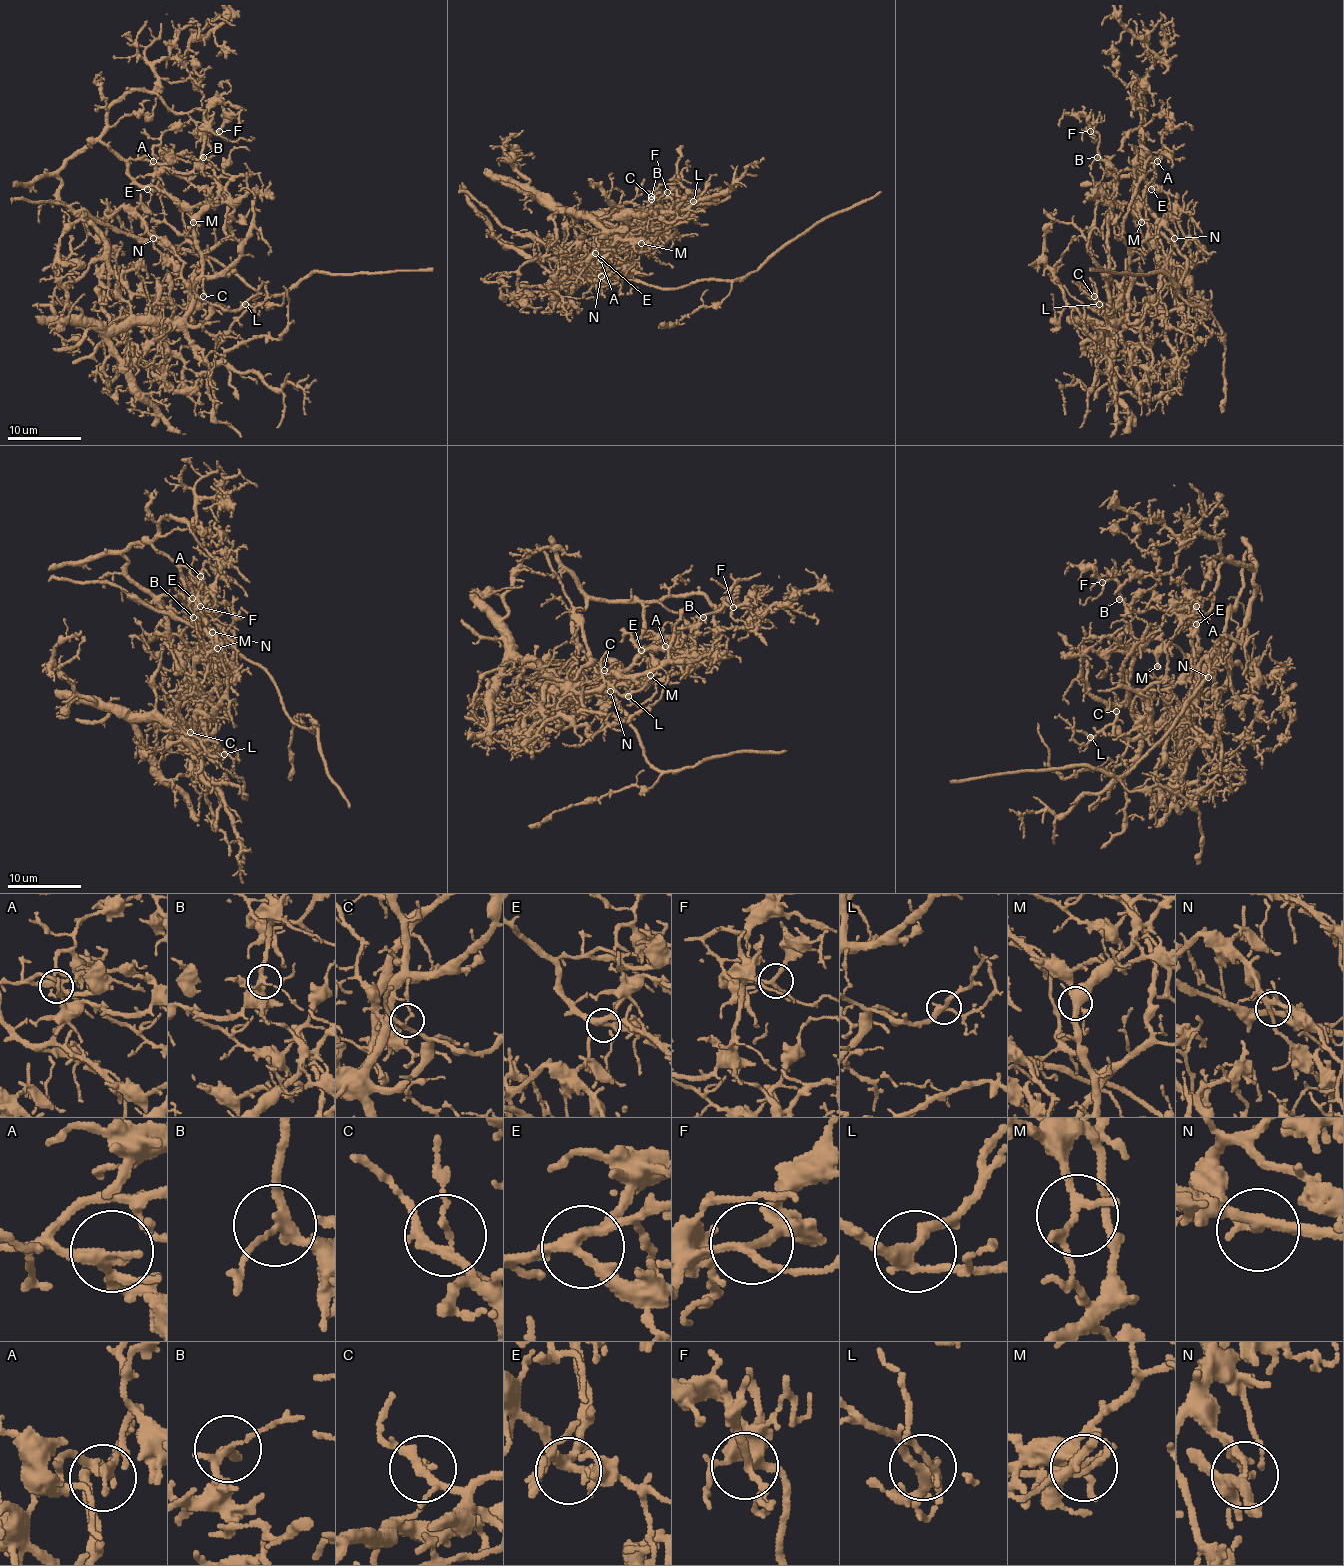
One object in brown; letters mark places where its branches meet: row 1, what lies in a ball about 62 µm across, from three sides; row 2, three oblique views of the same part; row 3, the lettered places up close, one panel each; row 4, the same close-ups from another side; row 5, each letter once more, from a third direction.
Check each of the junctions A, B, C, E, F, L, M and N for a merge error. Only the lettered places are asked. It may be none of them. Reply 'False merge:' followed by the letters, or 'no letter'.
False merge: M, N

